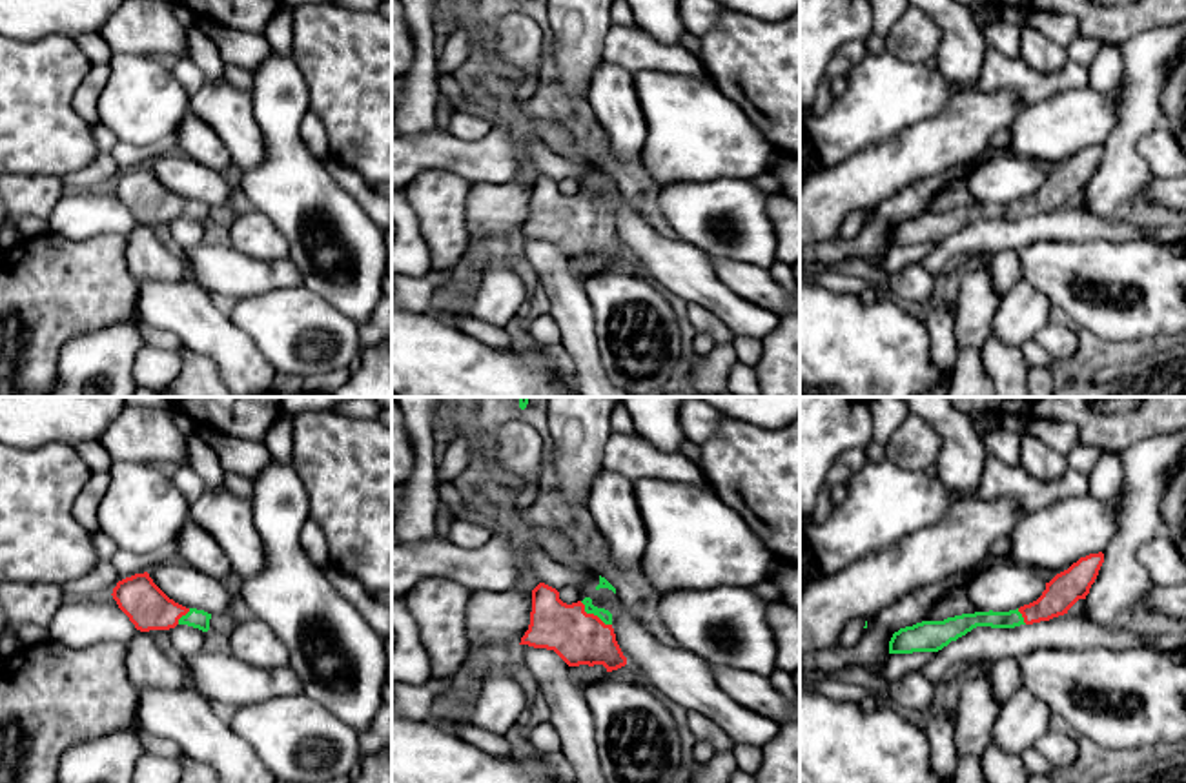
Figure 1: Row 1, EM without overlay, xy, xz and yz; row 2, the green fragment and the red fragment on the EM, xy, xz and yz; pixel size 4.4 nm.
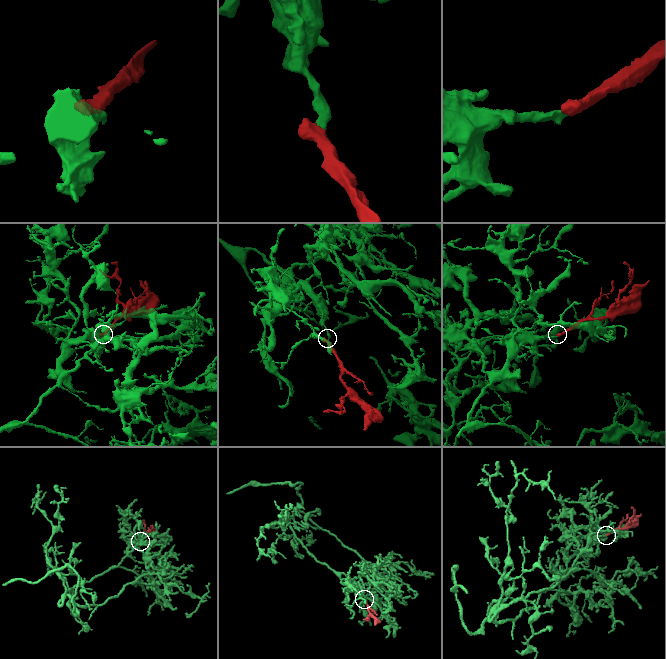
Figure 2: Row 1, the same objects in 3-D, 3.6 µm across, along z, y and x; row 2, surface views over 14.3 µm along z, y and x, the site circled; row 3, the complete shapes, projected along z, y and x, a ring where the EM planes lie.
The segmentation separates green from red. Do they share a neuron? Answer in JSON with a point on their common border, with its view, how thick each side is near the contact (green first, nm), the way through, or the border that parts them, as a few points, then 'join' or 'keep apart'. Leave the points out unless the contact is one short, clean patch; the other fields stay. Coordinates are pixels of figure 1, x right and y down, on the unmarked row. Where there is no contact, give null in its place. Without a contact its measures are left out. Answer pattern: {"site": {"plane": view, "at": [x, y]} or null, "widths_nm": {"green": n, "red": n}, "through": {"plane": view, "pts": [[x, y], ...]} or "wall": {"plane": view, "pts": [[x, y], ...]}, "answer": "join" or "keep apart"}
{"site": {"plane": "xz", "at": [594, 206]}, "widths_nm": {"green": 60, "red": 240}, "through": {"plane": "xz", "pts": [[605, 208], [594, 206], [582, 219], [578, 230]]}, "answer": "join"}

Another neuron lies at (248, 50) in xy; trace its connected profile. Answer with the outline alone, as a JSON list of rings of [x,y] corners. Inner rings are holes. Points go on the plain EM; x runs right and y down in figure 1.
[[[199,16],[191,27],[215,42],[224,64],[240,66],[251,75],[273,53],[270,42],[257,31],[240,31]]]

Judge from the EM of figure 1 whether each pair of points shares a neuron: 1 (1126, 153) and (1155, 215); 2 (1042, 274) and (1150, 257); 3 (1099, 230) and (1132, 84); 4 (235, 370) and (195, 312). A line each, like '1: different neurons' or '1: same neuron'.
1: same neuron
2: same neuron
3: different neurons
4: same neuron

